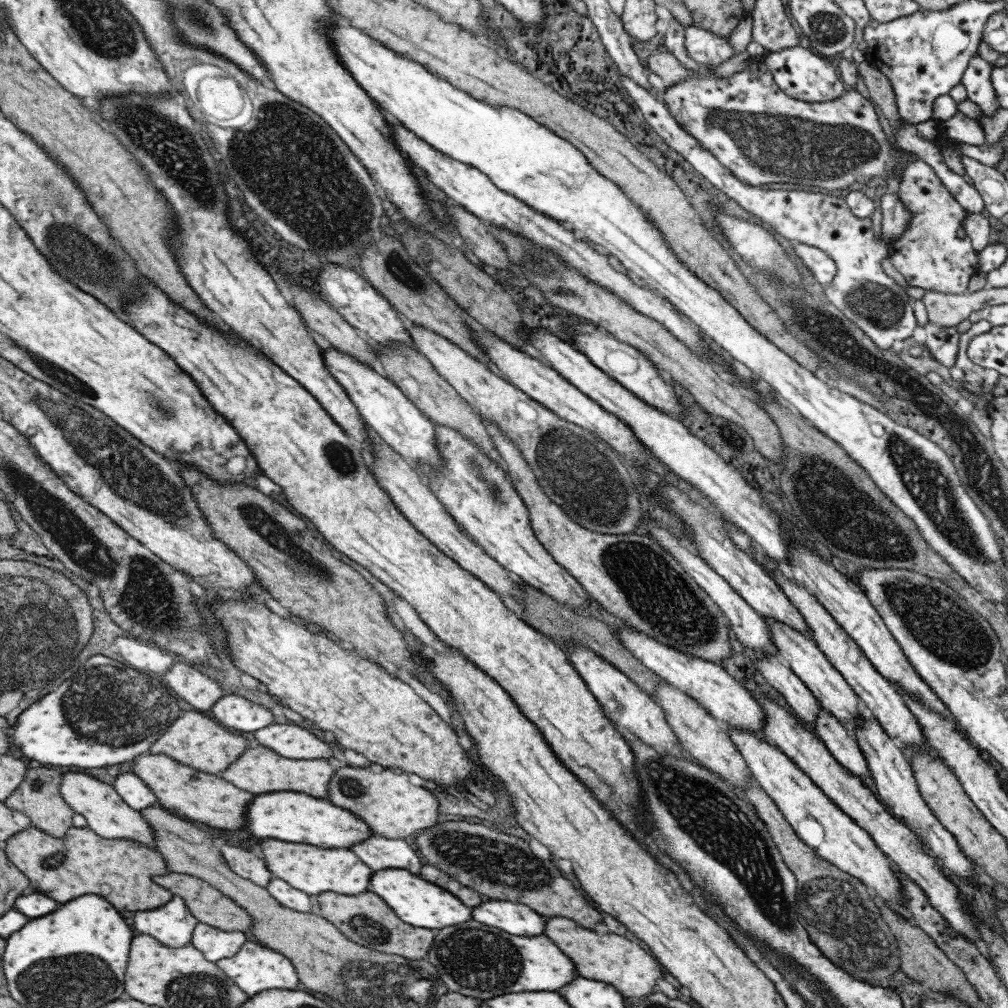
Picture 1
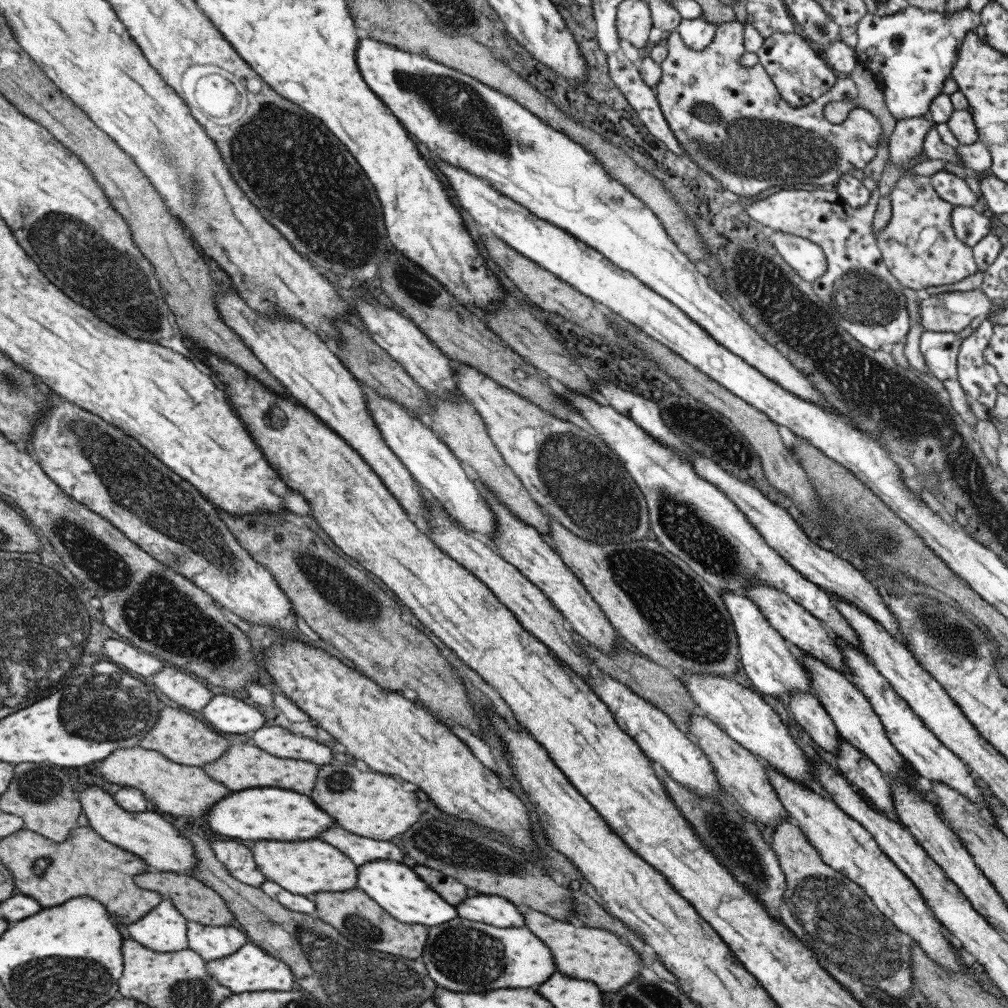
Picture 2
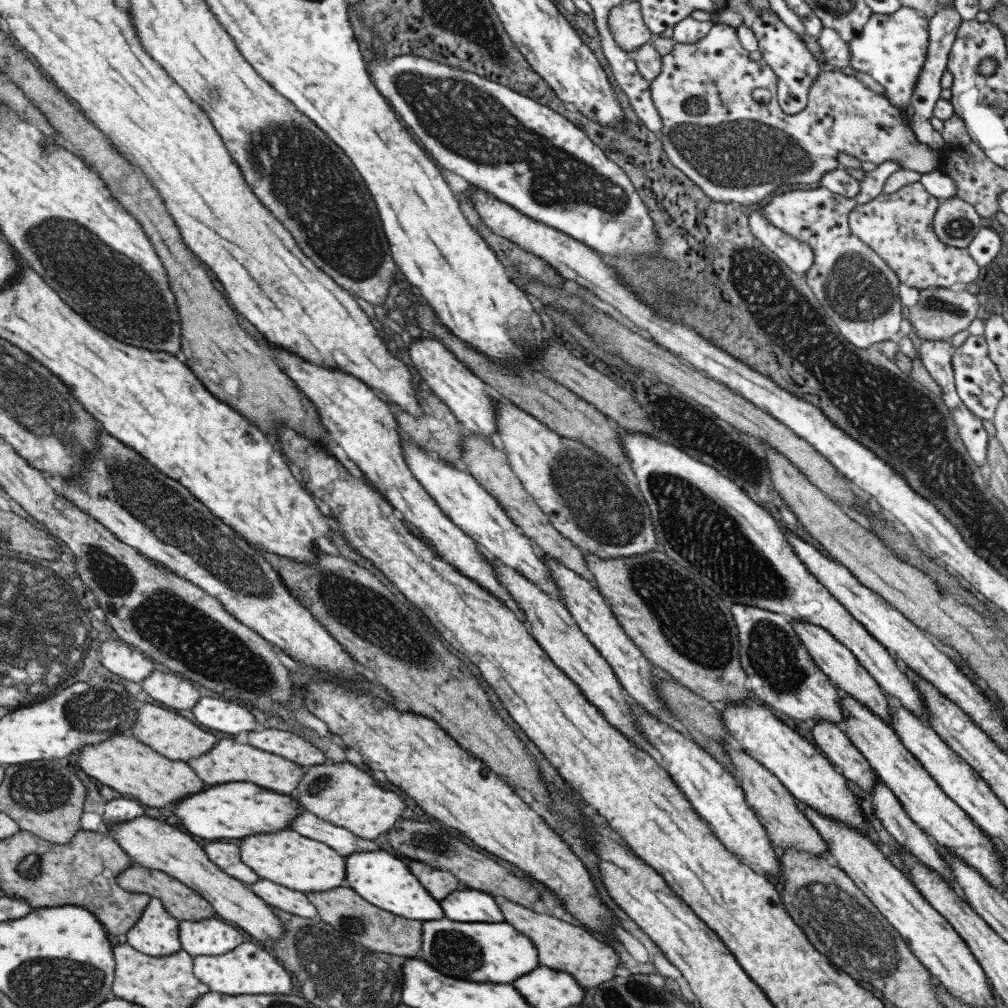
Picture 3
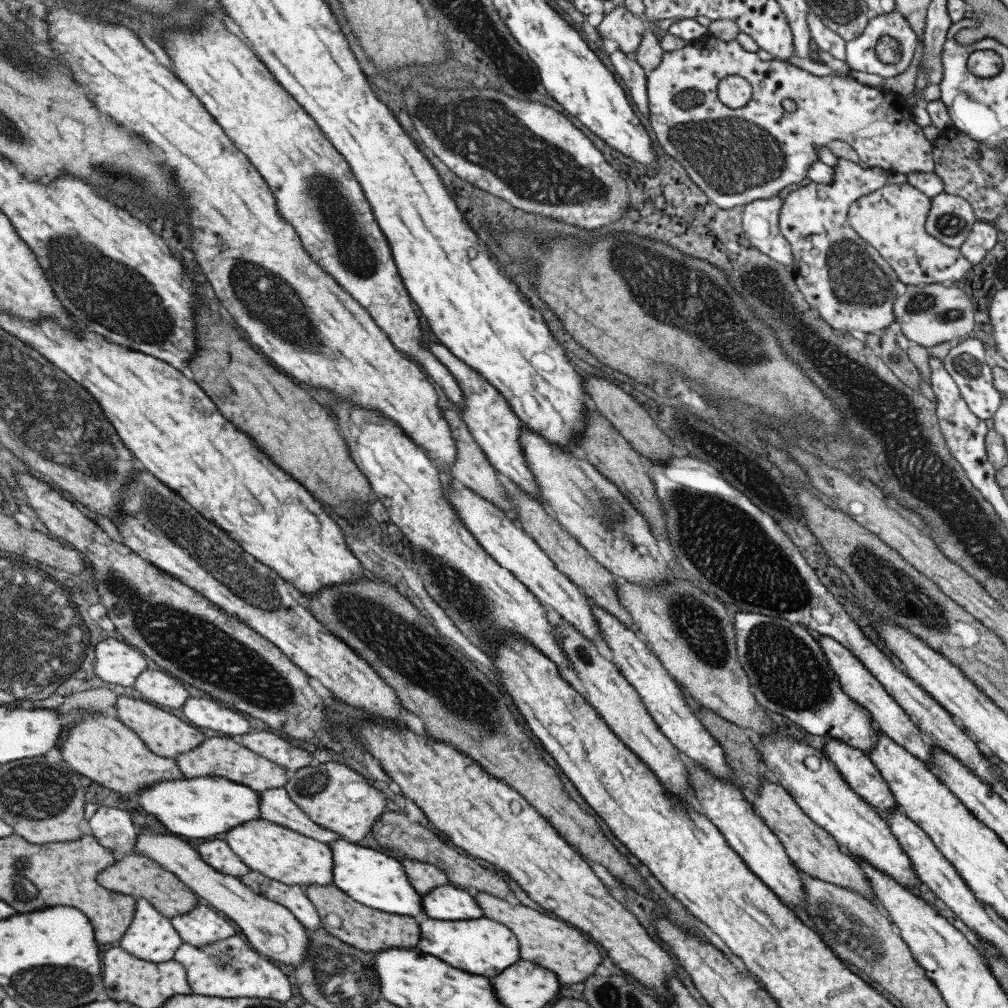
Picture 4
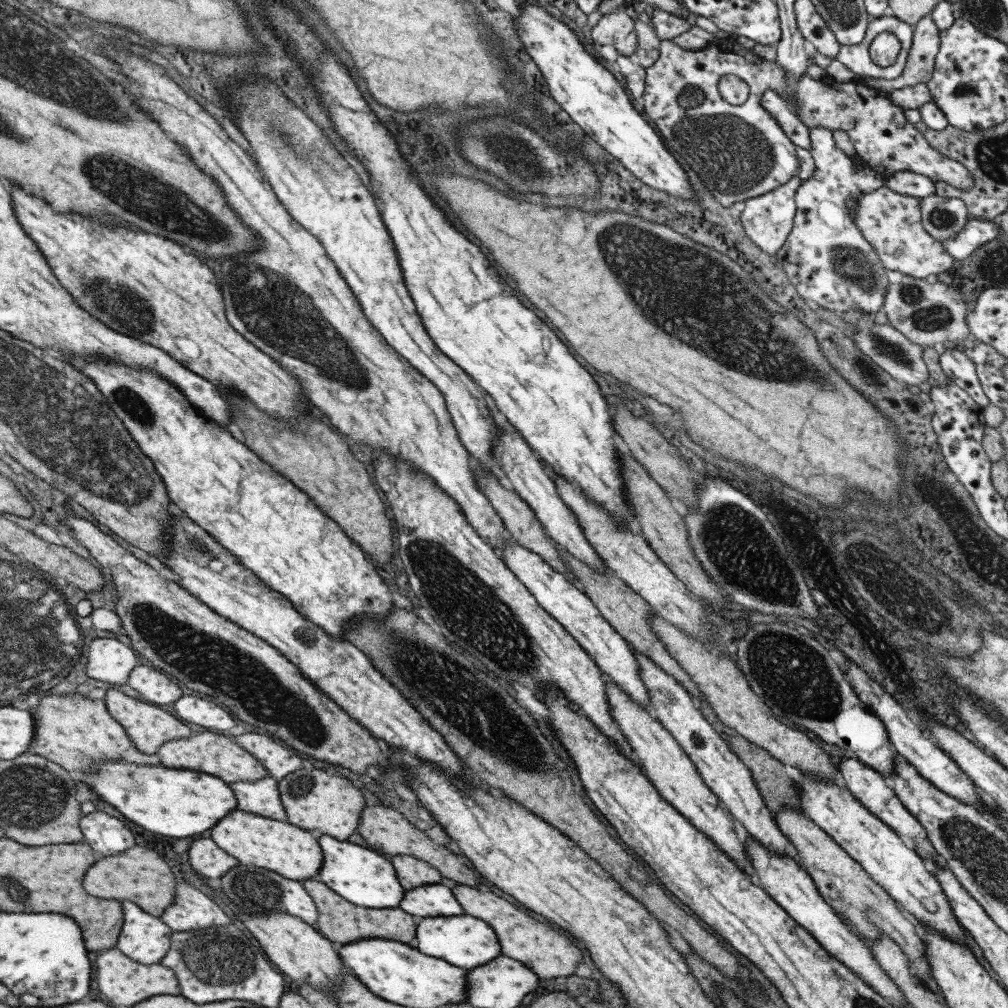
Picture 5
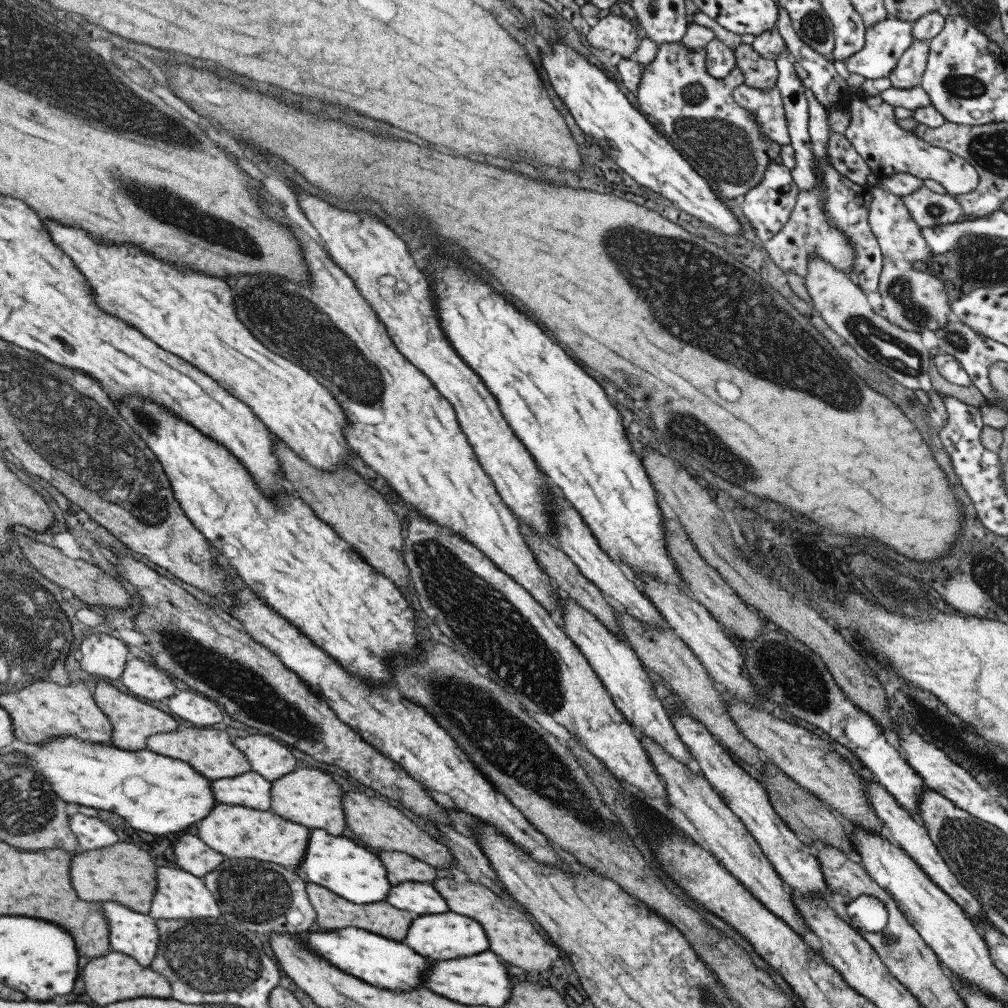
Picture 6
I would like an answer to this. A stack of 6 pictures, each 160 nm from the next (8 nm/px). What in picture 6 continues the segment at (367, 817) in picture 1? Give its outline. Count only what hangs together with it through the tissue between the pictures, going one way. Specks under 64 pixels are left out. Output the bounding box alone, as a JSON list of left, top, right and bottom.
[269,768,346,836]

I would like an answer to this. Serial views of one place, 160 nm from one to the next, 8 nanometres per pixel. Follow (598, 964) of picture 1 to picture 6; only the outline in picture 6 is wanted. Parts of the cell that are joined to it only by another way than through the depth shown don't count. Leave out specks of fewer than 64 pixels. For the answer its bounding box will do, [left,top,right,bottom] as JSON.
[432,877,562,975]

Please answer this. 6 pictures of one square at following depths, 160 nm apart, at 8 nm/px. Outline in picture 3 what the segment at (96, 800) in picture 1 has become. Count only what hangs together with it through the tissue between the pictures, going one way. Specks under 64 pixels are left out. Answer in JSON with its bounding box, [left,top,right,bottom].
[103,814,283,946]

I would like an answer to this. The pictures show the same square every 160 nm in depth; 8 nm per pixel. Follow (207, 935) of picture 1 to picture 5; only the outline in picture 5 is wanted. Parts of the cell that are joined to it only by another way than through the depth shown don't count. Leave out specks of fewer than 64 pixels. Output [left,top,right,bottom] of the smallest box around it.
[160,881,231,932]

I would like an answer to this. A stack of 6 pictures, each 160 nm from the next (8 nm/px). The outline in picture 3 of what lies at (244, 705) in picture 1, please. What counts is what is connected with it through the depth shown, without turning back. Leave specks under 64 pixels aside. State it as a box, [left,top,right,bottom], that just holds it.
[191,698,255,734]

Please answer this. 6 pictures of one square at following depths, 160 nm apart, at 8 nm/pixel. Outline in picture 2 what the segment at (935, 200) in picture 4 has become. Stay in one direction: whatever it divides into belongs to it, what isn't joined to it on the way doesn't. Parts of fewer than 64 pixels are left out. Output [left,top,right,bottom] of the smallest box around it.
[950,206,990,247]

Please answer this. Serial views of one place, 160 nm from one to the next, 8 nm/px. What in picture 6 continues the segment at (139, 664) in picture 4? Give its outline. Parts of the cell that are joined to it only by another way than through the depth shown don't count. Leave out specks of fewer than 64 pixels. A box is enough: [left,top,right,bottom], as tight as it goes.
[80,634,127,679]

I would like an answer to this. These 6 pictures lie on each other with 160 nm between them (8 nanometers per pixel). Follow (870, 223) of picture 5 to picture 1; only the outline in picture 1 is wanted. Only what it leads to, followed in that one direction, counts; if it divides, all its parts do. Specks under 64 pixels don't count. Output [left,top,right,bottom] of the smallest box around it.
[887,159,978,294]

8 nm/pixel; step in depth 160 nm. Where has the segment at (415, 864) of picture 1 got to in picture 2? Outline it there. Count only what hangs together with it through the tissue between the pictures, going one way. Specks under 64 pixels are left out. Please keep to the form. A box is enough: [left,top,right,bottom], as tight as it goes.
[315,828,406,866]

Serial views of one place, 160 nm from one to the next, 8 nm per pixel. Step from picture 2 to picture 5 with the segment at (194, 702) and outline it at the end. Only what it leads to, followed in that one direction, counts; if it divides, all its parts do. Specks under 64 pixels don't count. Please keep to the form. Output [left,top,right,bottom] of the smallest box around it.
[127,665,182,706]

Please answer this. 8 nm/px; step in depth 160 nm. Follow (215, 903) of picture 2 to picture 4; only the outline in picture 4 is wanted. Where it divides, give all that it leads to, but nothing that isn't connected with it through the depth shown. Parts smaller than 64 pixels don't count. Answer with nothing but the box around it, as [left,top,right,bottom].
[101,853,198,919]

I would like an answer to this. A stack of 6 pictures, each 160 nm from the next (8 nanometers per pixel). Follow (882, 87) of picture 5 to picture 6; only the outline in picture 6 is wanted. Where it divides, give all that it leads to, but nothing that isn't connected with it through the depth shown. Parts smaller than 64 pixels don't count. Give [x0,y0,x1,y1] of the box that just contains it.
[888,40,928,89]

